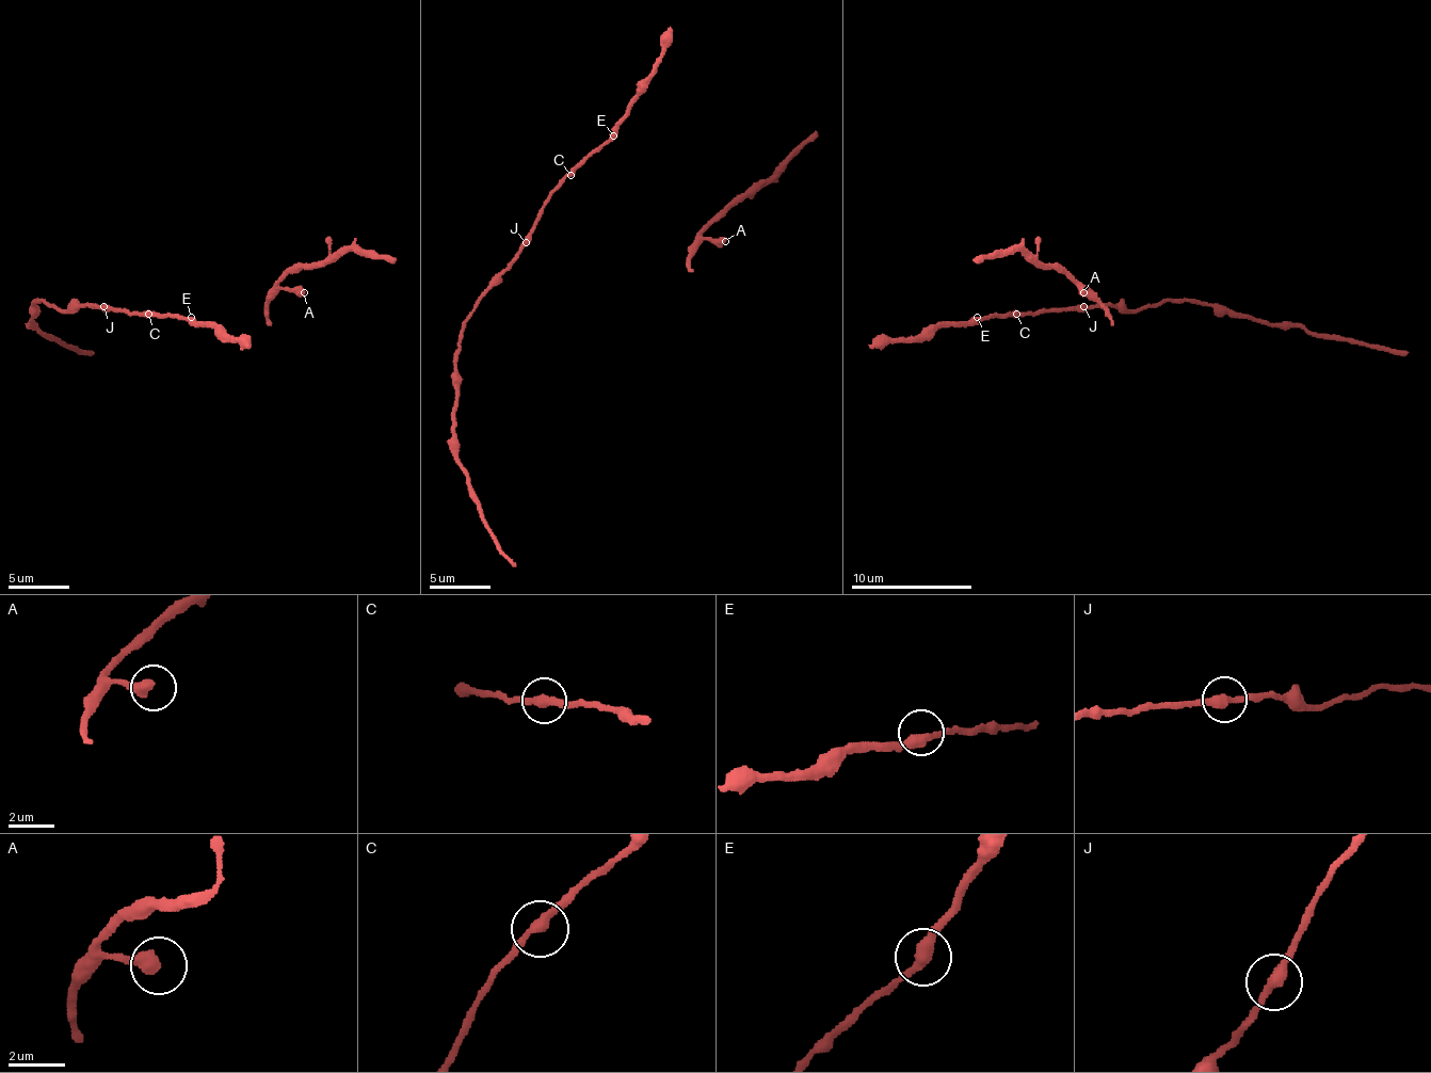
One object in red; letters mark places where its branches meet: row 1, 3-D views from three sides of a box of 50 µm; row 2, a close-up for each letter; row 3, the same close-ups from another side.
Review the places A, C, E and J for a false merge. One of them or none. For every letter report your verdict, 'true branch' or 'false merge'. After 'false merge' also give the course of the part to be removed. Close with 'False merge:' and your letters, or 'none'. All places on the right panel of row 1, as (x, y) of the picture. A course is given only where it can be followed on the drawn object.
A: true branch
C: true branch
E: true branch
J: true branch
False merge: none

